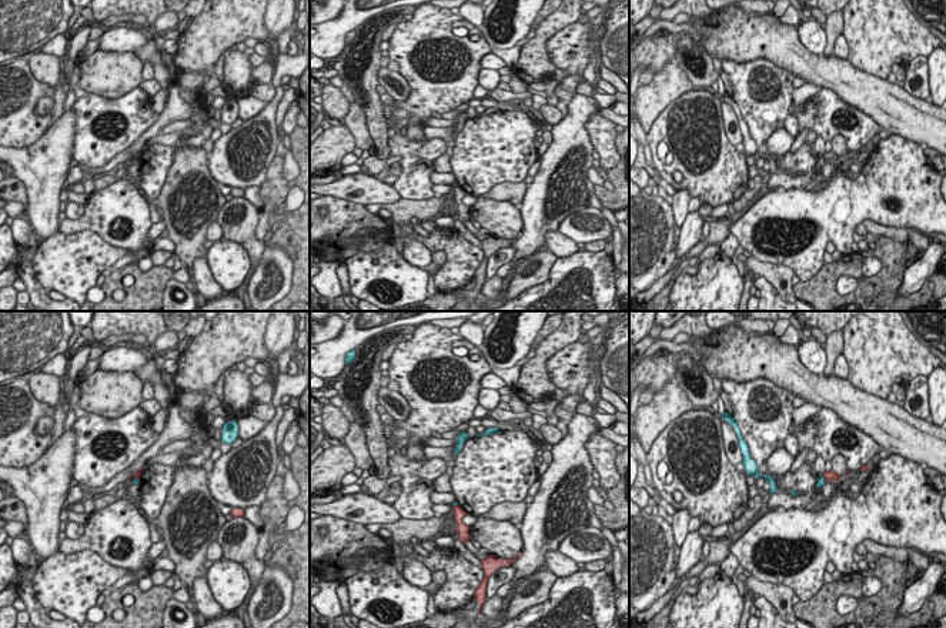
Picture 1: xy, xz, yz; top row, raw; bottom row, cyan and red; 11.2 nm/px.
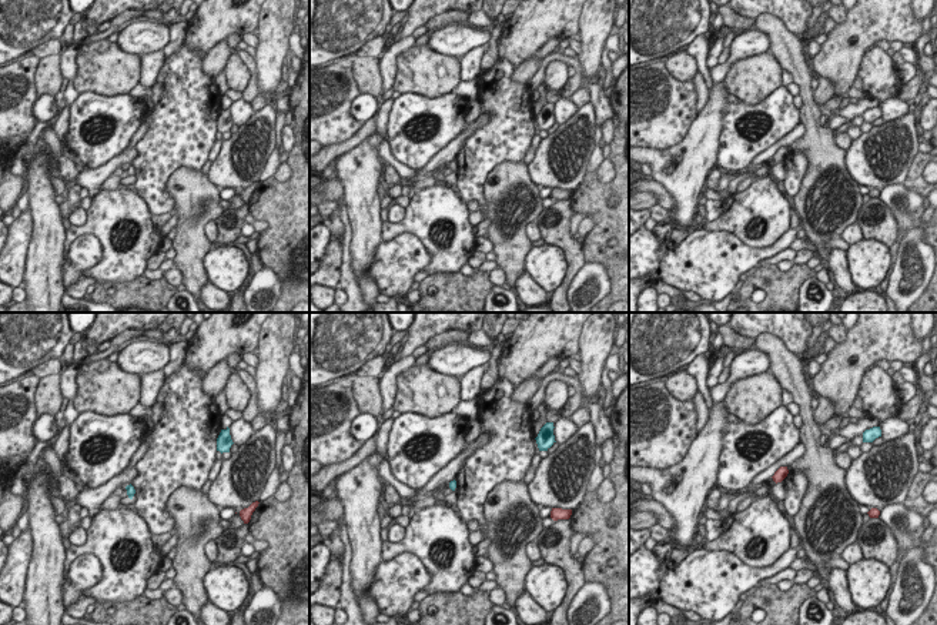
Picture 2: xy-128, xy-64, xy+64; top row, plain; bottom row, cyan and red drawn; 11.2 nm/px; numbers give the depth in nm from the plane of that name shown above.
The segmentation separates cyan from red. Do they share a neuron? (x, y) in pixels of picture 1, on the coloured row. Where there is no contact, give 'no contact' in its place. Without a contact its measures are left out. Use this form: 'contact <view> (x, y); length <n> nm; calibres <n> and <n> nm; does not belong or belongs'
contact xy (137, 480); length 80 nm; calibres 60 and 70 nm; does not belong

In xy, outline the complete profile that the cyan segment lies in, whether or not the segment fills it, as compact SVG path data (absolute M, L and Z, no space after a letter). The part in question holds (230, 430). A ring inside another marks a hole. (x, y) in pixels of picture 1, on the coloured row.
M228 421L221 428L220 441L223 444L233 444L238 438L238 424L237 421Z

